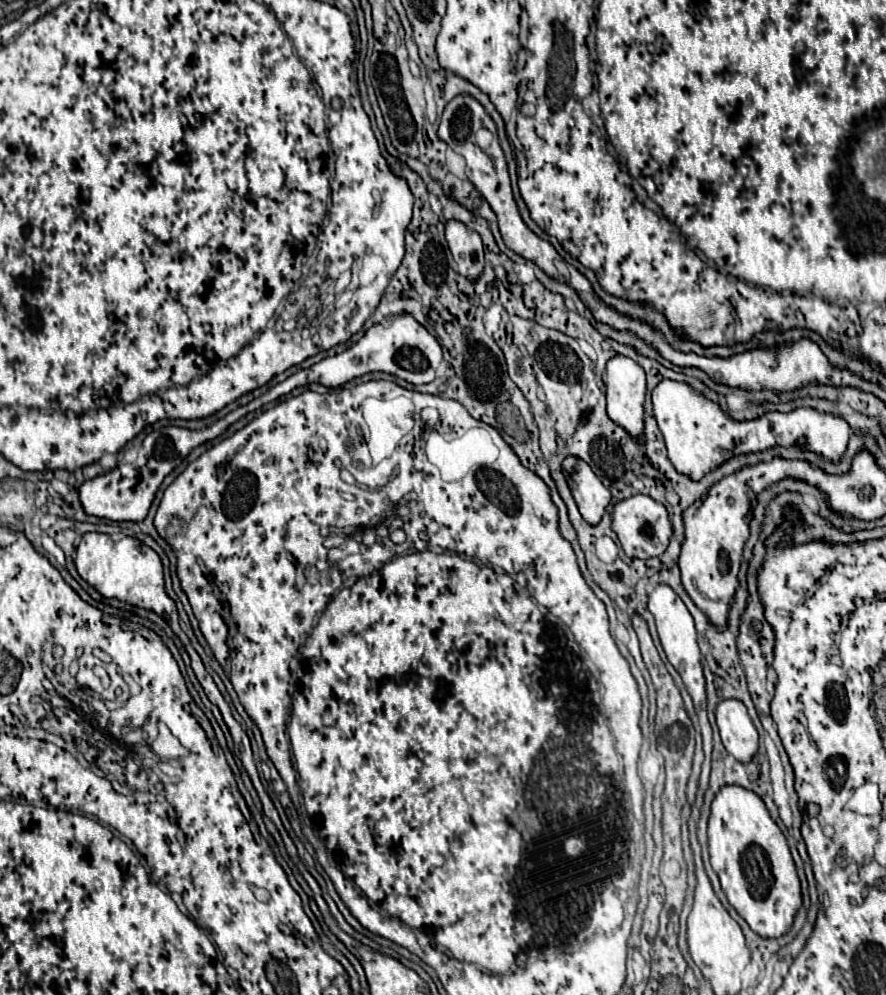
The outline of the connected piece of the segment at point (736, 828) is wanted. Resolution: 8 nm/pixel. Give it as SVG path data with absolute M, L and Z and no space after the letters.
M738 785L720 787L708 819L710 863L720 877L730 905L762 937L784 935L802 905L800 881L784 833L772 821L766 805L754 791Z

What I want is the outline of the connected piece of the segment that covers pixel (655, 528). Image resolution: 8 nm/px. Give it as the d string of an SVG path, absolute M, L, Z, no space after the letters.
M632 495L630 499L622 499L612 509L612 531L618 535L618 541L628 557L650 559L662 555L668 539L672 535L672 525L668 521L668 511L662 503L650 499L650 495Z

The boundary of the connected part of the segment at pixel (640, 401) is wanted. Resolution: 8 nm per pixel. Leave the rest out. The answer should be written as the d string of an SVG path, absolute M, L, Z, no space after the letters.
M614 355L606 363L606 403L608 403L608 415L612 421L622 425L632 437L640 439L644 429L644 395L646 395L646 377L644 369L630 357Z

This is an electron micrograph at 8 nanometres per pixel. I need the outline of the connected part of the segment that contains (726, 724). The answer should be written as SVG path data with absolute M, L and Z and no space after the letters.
M724 699L716 707L716 723L726 751L746 763L758 749L758 731L738 699Z

